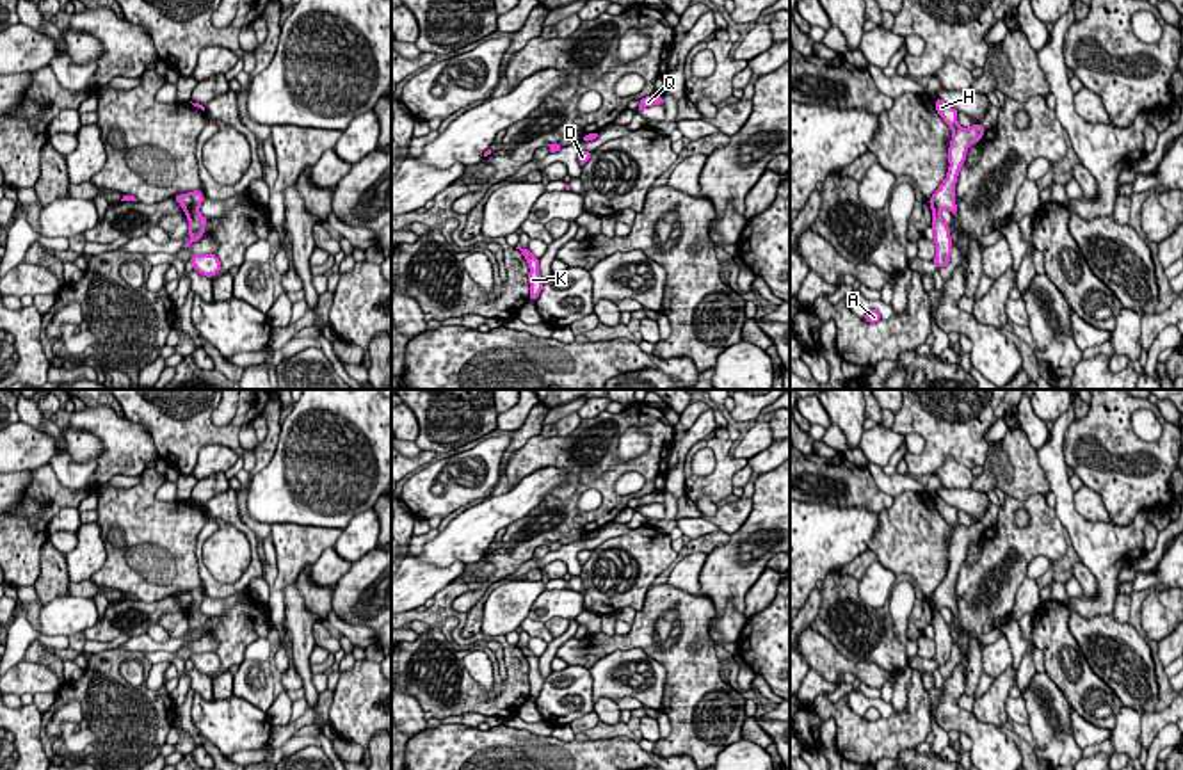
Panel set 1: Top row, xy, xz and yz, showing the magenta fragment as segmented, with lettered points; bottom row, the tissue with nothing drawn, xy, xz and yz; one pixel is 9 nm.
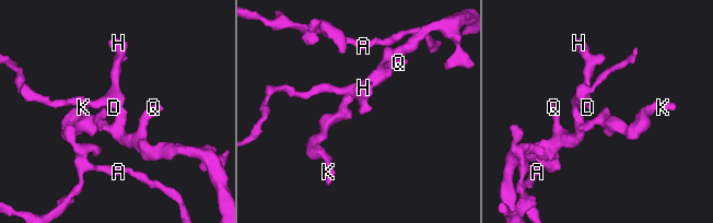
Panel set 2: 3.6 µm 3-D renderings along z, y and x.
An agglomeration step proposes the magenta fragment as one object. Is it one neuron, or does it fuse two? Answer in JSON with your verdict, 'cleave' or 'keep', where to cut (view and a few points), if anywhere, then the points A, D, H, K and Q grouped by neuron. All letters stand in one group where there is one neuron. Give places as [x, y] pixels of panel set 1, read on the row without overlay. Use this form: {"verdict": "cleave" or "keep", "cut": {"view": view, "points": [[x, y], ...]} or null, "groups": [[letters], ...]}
{"verdict": "cleave", "cut": {"view": "xy", "points": [[198, 607], [187, 612]]}, "groups": [["A", "K", "Q"], ["D", "H"]]}

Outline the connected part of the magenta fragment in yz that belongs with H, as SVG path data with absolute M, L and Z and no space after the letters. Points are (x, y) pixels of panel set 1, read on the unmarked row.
M936 498L936 509L943 516L943 519L952 526L952 541L948 546L948 573L939 587L929 598L932 610L948 608L950 612L957 612L955 603L955 580L959 574L959 567L966 558L968 544L973 541L980 541L986 532L982 523L973 523L970 526L961 526L957 521L957 509L948 505L943 498Z

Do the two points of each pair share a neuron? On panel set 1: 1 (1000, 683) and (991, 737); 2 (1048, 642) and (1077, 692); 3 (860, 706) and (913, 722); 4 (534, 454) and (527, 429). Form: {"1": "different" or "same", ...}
{"1": "different", "2": "same", "3": "different", "4": "different"}

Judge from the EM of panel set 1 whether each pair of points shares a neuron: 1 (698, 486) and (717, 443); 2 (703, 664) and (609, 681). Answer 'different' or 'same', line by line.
1: same
2: different

